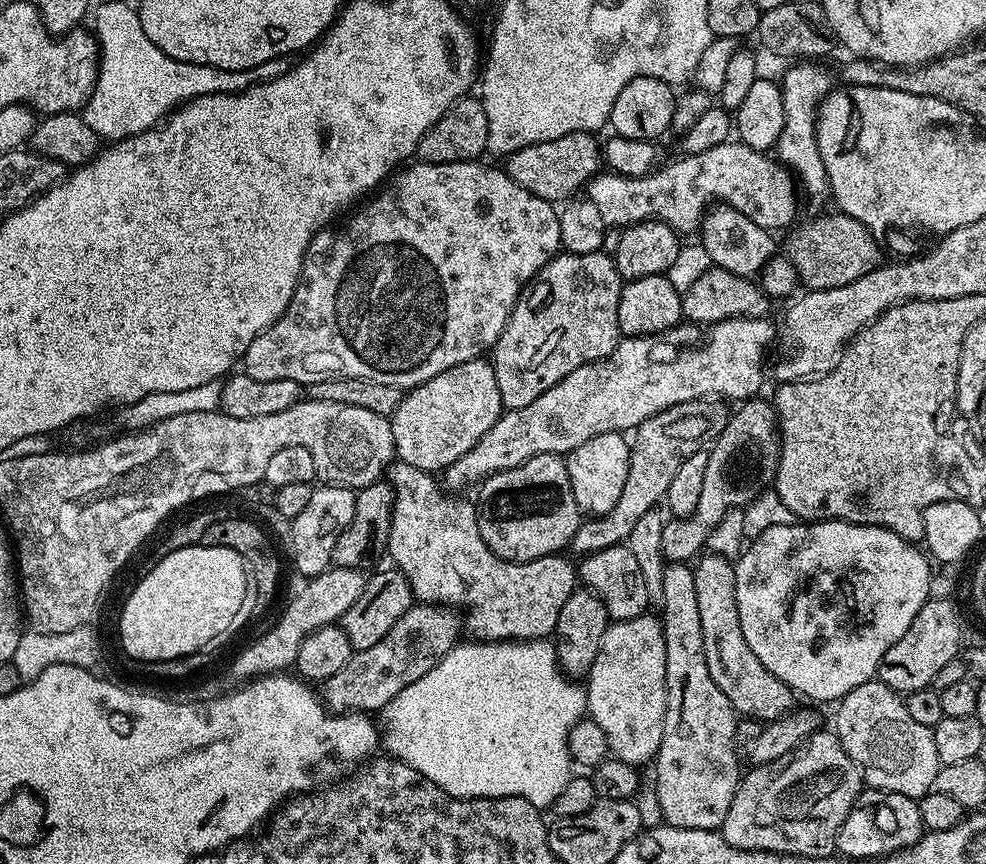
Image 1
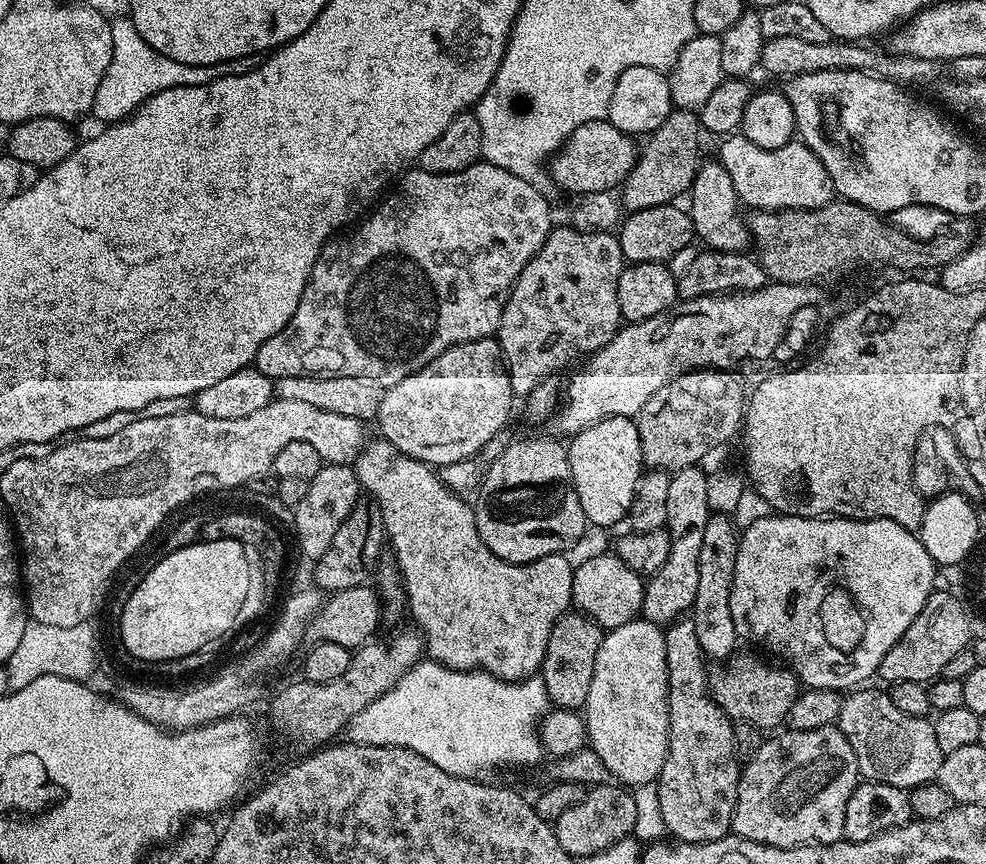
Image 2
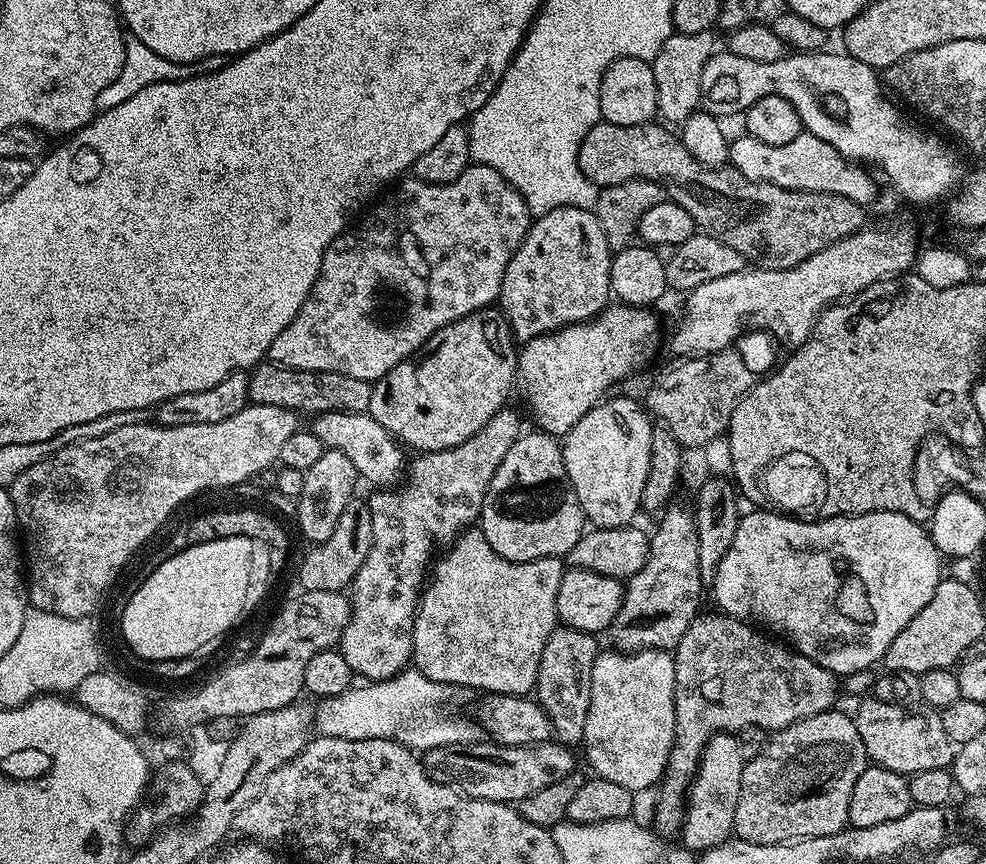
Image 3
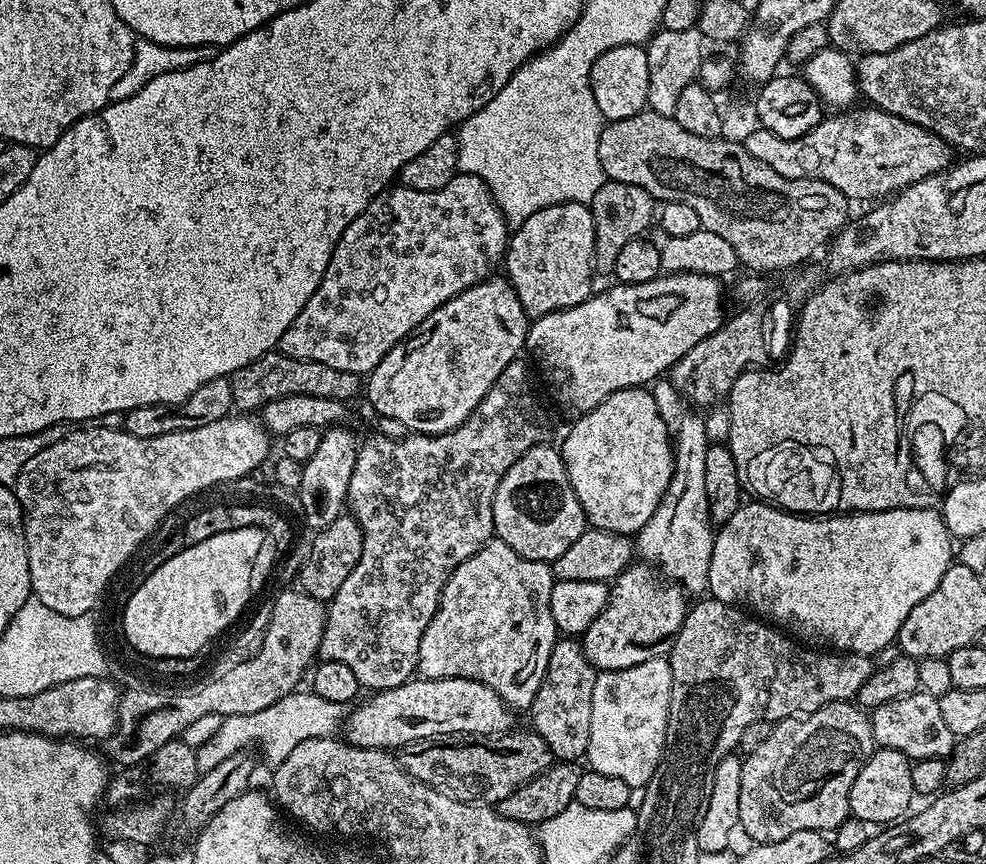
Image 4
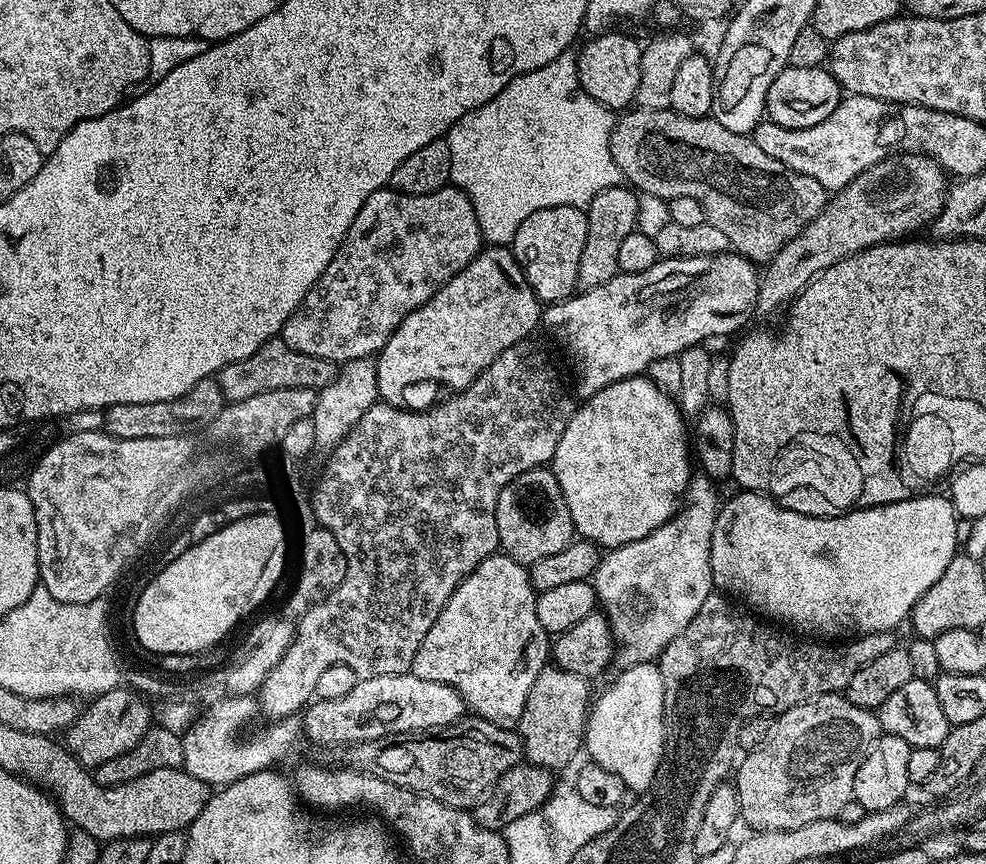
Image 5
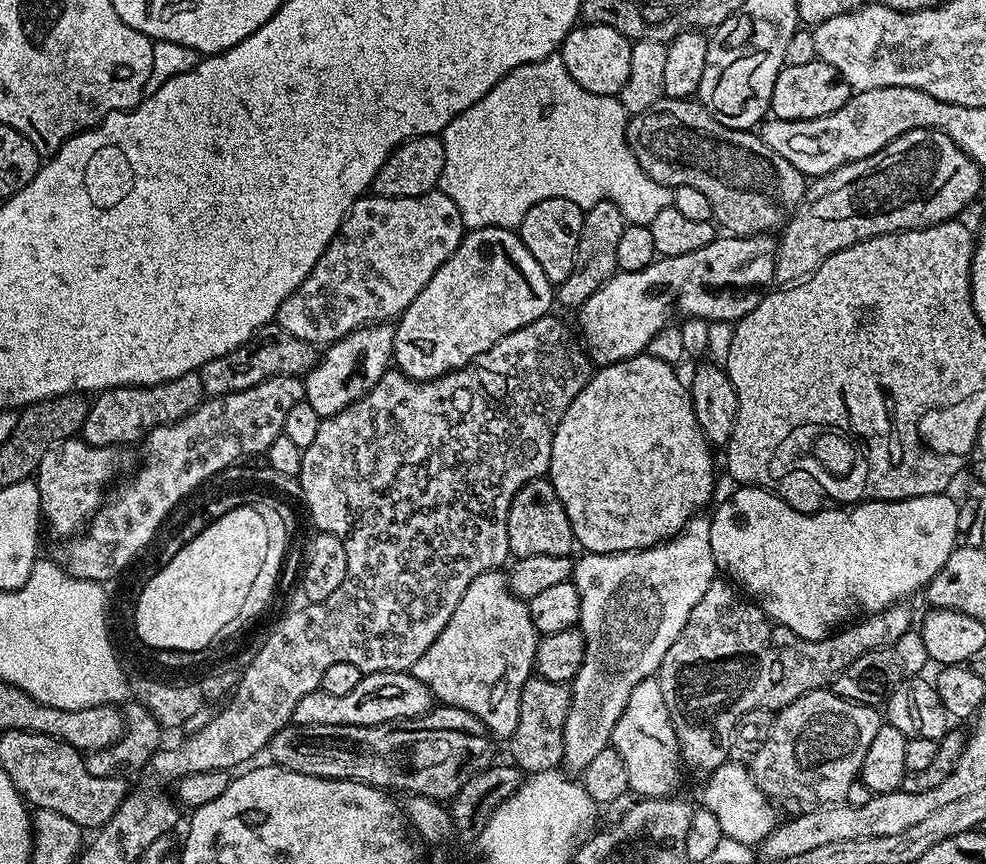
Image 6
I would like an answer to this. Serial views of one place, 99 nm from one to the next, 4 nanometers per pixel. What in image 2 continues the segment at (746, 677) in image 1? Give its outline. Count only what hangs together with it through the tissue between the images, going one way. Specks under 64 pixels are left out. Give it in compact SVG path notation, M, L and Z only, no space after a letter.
M713 514L706 522L706 535L702 537L702 551L698 553L698 594L690 609L694 631L698 633L700 649L712 662L723 662L737 651L738 633L730 614L730 590L734 582L734 566L738 558L740 537L738 528L727 515Z

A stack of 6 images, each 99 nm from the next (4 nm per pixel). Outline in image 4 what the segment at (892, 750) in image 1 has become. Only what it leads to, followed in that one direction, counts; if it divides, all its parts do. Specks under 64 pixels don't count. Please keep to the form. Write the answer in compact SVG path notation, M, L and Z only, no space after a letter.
M923 690L871 709L870 719L873 741L879 747L906 754L913 762L926 758L944 760L952 755L958 743L958 737L946 727L946 721L942 718L939 699Z

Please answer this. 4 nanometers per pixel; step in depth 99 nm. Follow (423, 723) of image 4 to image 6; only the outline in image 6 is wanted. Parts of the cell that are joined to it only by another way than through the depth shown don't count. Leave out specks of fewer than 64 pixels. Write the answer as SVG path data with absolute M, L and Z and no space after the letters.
M369 672L361 675L350 694L326 694L319 690L306 694L294 706L291 723L301 728L314 726L378 726L391 720L405 720L432 711L432 691L407 672Z

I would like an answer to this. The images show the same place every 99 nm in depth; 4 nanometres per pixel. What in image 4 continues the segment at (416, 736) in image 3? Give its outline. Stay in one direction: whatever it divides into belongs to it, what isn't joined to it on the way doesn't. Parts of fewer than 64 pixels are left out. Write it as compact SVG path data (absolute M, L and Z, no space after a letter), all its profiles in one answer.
M297 690L286 698L274 702L274 706L266 706L266 710L258 710L258 714L238 714L226 716L219 721L220 729L196 748L196 761L201 773L214 769L220 762L226 761L236 753L248 750L251 744L257 744L264 751L264 756L272 766L278 765L298 746L307 740L323 740L331 737L332 732L341 727L346 719L345 705L338 702L326 702L326 698L318 698L310 690Z

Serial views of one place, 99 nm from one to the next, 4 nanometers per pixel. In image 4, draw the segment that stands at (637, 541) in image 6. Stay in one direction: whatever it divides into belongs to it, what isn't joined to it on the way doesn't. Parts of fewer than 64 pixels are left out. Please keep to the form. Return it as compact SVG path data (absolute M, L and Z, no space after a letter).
M641 386L612 392L610 398L594 406L594 410L579 417L573 424L576 425L564 440L562 455L570 486L582 506L585 521L593 528L632 536L646 526L654 510L658 510L672 481L674 466L674 440L666 430L666 422L662 422L662 414L658 414L658 406L654 406L651 391Z

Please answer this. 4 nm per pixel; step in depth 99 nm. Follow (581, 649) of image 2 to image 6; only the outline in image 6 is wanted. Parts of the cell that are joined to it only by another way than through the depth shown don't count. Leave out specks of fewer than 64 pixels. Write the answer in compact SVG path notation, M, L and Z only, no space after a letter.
M533 675L522 686L522 698L518 710L518 726L510 738L511 763L524 774L551 772L561 767L564 759L564 727L572 694L568 684L552 682Z

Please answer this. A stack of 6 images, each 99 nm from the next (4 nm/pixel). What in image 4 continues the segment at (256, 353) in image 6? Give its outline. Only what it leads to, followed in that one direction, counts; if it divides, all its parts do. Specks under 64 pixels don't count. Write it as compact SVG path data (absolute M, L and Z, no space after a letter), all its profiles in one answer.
M279 350L267 352L262 358L242 366L237 372L232 373L232 402L241 413L252 414L266 406L266 402L274 402L274 398L286 398L298 394L314 394L314 398L330 398L331 400L343 400L351 402L356 395L362 392L361 373L350 370L334 370L334 366L322 366L322 362L310 362L290 358Z

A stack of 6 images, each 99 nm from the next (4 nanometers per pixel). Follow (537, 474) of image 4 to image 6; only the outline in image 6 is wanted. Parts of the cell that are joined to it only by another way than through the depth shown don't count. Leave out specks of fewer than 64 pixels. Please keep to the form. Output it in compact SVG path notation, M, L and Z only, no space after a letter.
M541 478L526 482L526 486L522 486L522 490L518 490L518 494L510 506L510 514L508 515L509 553L516 558L533 556L534 554L554 554L555 556L566 556L573 551L571 548L574 548L574 541L572 539L570 518L566 518L566 510L562 506L562 502L554 490L552 481L547 478Z

